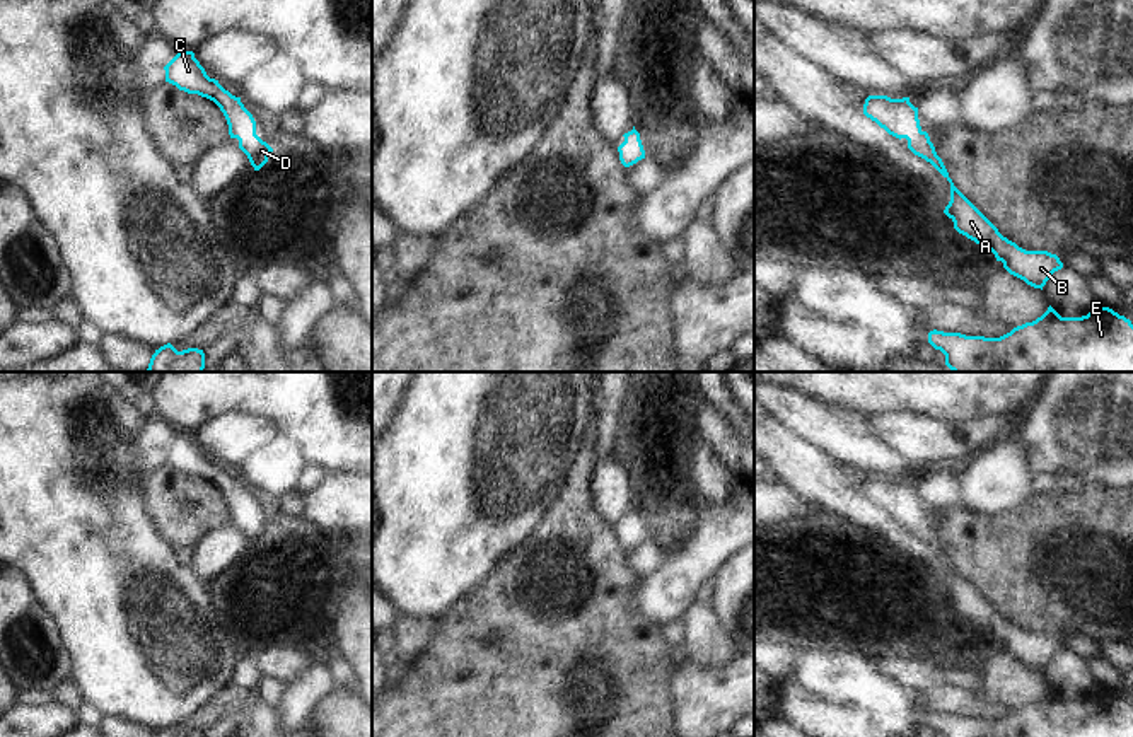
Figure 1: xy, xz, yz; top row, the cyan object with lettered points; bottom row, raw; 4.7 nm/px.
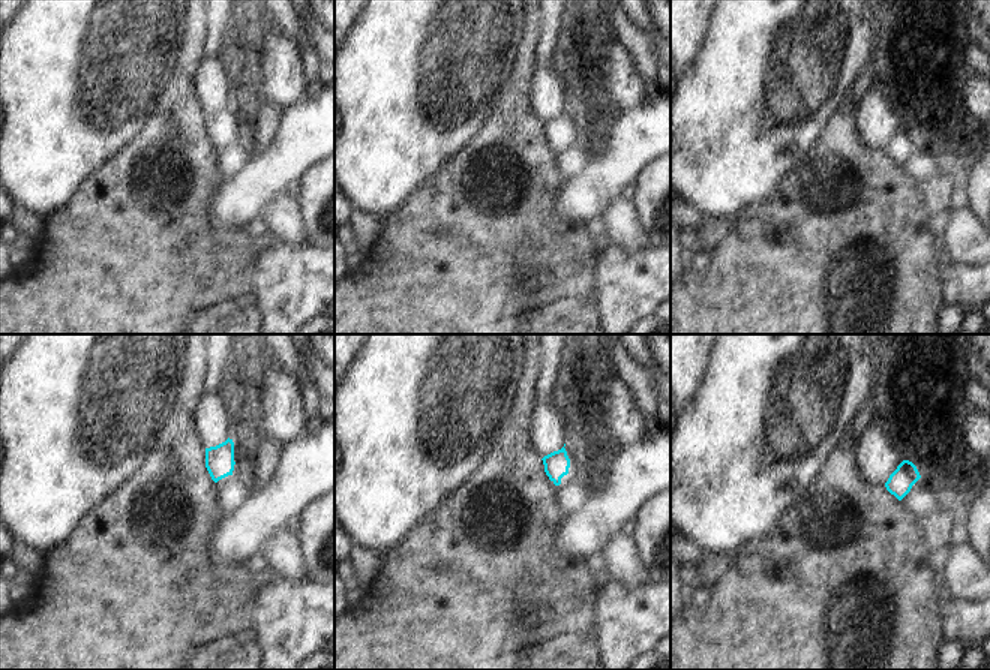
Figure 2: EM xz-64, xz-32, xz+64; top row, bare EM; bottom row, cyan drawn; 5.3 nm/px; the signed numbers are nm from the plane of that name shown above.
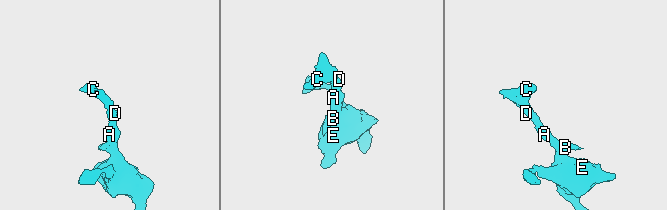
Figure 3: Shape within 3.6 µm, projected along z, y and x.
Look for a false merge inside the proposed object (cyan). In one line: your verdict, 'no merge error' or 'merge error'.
no merge error

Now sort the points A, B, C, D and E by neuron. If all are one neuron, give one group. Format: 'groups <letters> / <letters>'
groups A B C D E

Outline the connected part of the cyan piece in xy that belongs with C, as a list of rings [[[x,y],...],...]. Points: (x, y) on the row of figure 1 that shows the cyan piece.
[[[177,51],[164,67],[166,82],[188,94],[198,94],[213,101],[224,113],[230,138],[239,140],[239,148],[247,155],[254,171],[259,171],[273,148],[256,135],[256,121],[244,107],[241,97],[225,90],[218,80],[210,78],[193,51]]]

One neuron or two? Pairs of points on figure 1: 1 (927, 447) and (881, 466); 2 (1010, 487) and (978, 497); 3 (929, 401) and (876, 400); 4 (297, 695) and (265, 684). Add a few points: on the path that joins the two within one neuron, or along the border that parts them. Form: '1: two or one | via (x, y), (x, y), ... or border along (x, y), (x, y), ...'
1: two | border along (874, 432), (917, 466)
2: one | via (1002, 487), (987, 488)
3: one | via (915, 400), (889, 400)
4: two | border along (287, 684), (275, 707)

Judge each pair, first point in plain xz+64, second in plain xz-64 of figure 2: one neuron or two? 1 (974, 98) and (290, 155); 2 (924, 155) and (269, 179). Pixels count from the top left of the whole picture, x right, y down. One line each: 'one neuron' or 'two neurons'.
1: two neurons
2: two neurons

